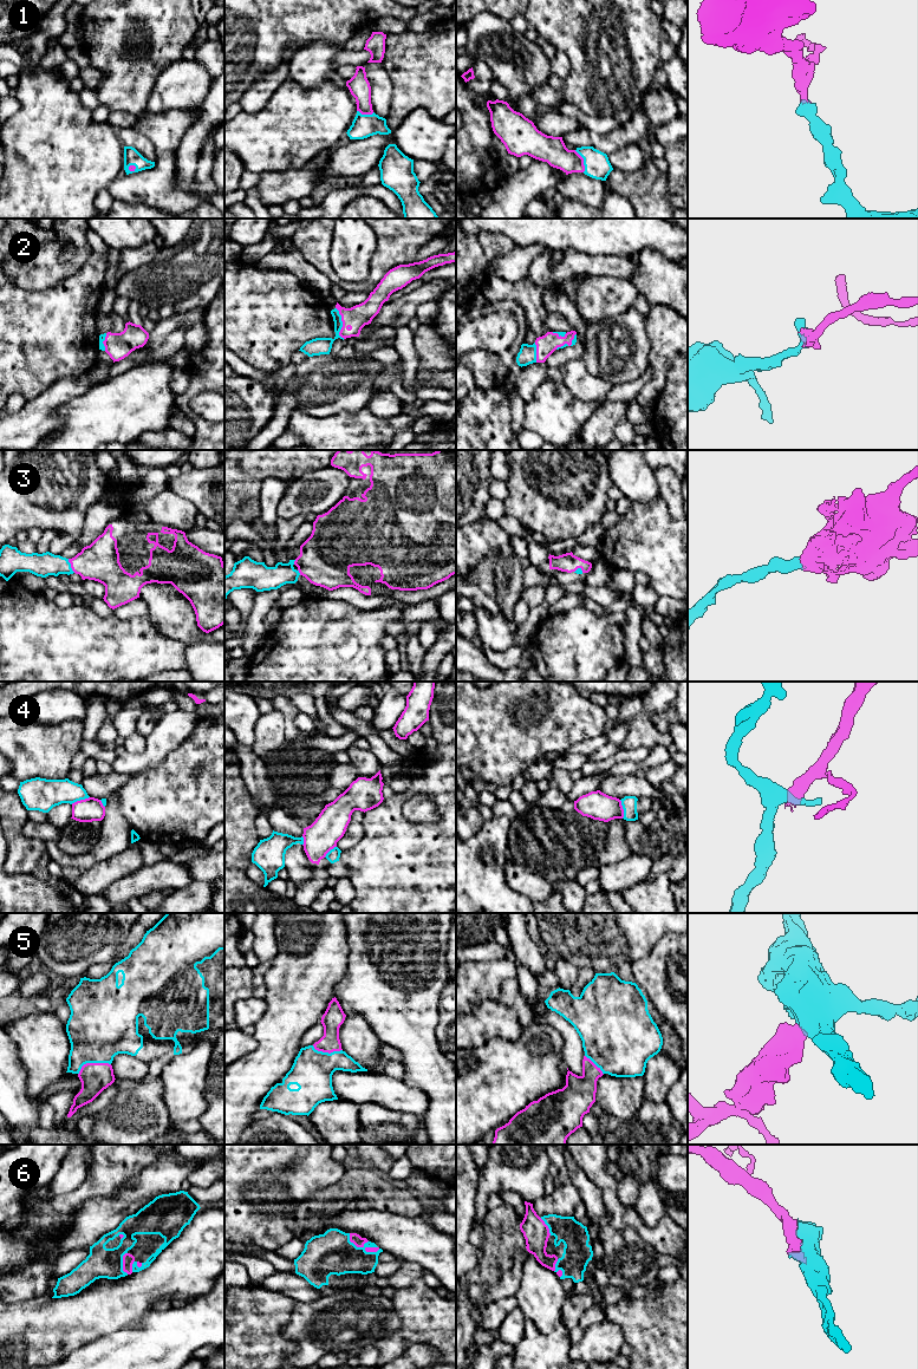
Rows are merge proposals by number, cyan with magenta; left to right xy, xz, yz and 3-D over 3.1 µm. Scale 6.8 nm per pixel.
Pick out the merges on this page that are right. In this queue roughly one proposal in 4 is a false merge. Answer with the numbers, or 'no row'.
1, 2, 3, 5, 6

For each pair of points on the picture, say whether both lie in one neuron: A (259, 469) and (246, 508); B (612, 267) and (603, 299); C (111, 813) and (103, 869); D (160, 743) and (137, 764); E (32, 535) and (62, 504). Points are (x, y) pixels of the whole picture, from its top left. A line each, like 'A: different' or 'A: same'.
A: same
B: different
C: different
D: same
E: different

